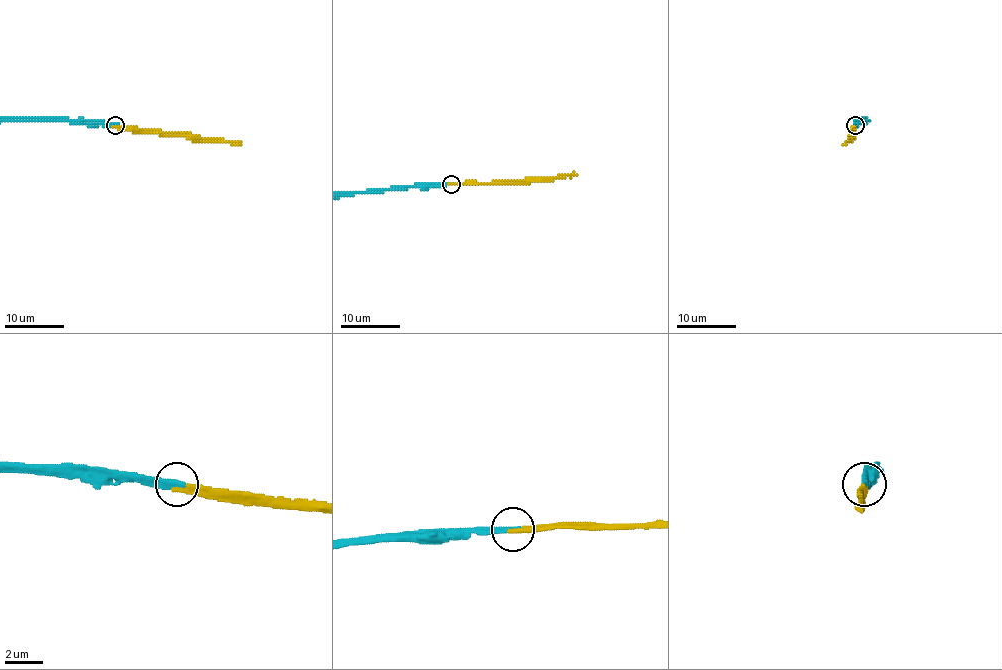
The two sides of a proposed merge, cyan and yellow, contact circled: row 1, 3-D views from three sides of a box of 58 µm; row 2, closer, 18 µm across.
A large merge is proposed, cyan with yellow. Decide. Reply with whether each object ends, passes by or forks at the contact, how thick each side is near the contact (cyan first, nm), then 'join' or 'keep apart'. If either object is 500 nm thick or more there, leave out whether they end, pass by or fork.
cyan ends | yellow ends | 360/340 nm | join

